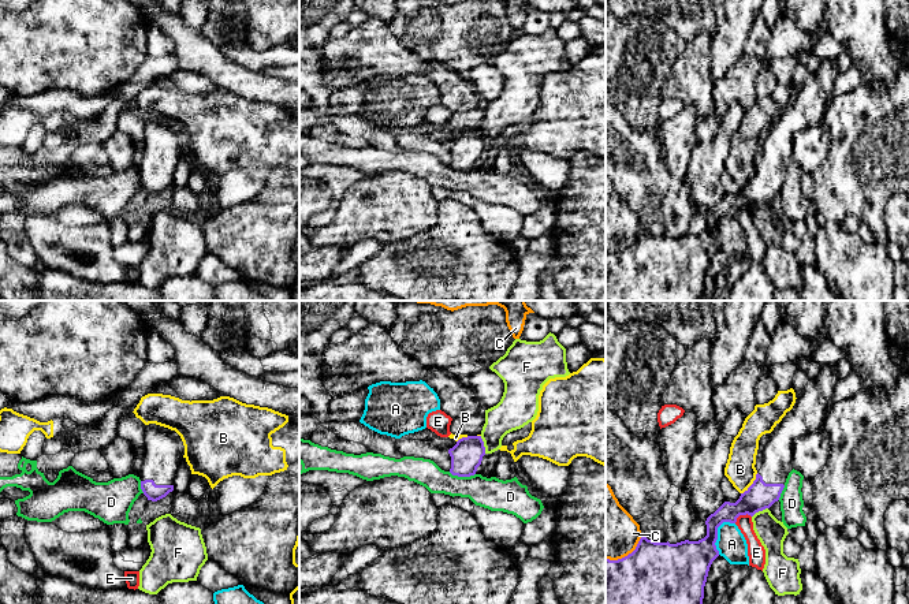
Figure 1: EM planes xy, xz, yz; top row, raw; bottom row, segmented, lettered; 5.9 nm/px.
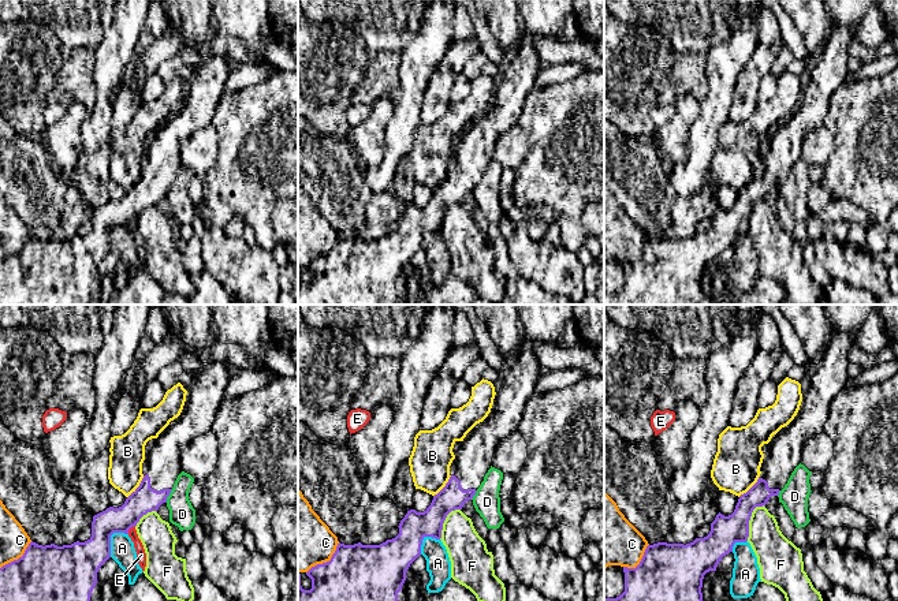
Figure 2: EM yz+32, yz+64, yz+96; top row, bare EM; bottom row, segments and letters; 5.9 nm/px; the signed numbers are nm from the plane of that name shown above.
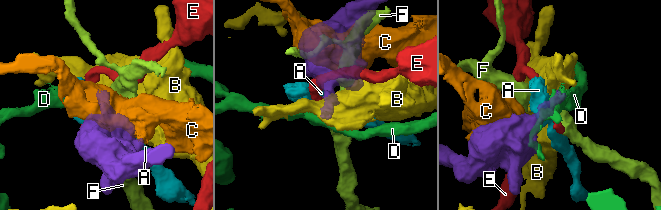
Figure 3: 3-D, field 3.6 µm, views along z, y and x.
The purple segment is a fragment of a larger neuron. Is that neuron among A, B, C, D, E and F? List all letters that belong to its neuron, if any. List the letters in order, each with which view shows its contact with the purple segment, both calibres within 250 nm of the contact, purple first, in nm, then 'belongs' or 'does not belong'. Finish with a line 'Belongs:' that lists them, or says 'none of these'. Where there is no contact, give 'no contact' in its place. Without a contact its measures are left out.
A: yz | 260/170 nm | does not belong
B: yz | 160/180 nm | does not belong
C: yz | 360/340 nm | does not belong
D: xz | 190/190 nm | does not belong
E: yz | 160/110 nm | does not belong
F: xz | 190/200 nm | does not belong
Belongs: none of these

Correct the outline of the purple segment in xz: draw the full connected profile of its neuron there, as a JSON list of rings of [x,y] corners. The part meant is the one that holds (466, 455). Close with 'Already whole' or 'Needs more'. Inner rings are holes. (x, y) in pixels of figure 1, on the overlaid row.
[[[467,436],[457,441],[448,450],[451,456],[450,473],[458,477],[474,476],[485,455],[485,447],[481,436]]]. Already whole

